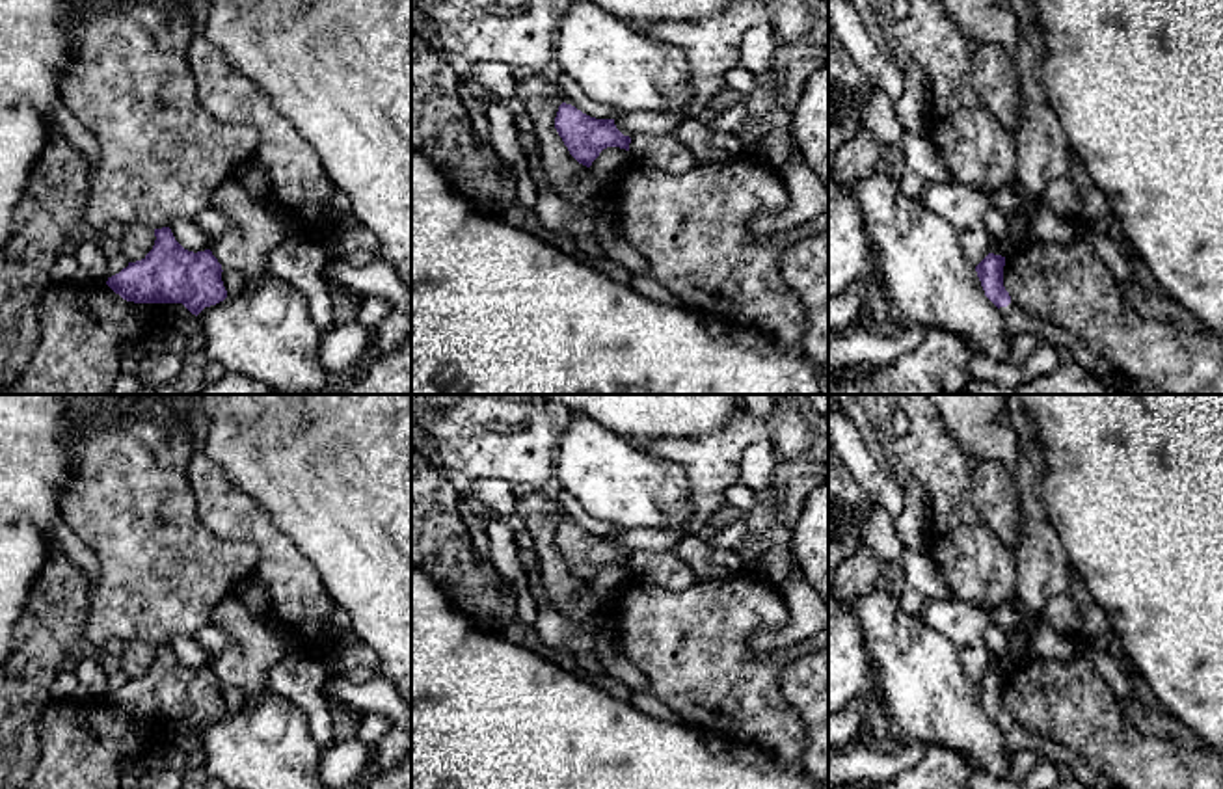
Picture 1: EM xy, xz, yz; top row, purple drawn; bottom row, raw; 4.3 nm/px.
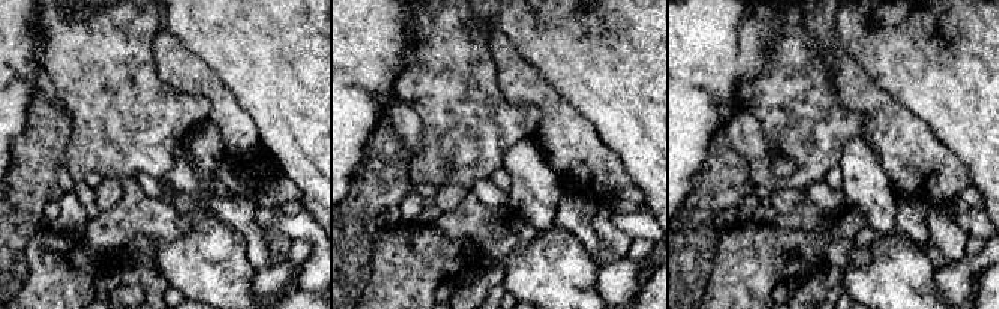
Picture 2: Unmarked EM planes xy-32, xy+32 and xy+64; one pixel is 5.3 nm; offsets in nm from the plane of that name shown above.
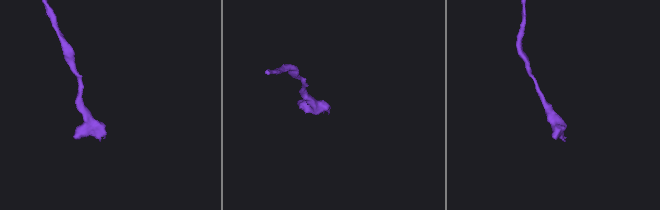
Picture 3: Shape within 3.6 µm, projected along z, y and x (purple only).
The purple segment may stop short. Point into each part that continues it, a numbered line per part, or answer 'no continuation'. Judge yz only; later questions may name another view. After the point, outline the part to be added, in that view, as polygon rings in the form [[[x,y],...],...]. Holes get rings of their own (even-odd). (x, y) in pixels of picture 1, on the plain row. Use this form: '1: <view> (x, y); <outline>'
1: yz (1017, 737); [[[1011,716],[1007,724],[1000,724],[1007,750],[1033,750],[1046,757],[1046,761],[1068,765],[1072,778],[1089,789],[1117,789],[1113,782],[1100,770],[1093,769],[1080,754],[1052,739],[1041,739],[1028,731],[1016,718]]]

